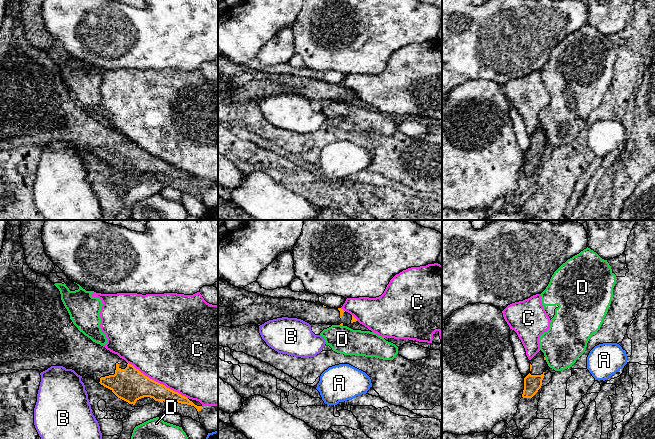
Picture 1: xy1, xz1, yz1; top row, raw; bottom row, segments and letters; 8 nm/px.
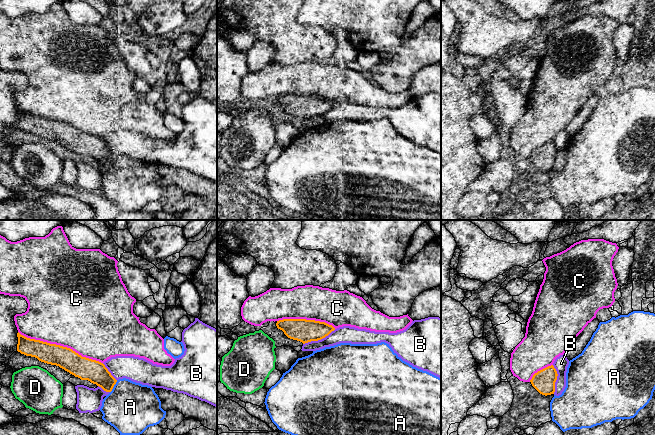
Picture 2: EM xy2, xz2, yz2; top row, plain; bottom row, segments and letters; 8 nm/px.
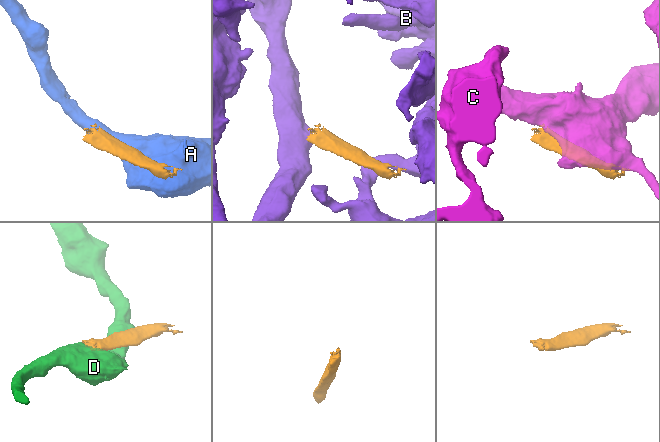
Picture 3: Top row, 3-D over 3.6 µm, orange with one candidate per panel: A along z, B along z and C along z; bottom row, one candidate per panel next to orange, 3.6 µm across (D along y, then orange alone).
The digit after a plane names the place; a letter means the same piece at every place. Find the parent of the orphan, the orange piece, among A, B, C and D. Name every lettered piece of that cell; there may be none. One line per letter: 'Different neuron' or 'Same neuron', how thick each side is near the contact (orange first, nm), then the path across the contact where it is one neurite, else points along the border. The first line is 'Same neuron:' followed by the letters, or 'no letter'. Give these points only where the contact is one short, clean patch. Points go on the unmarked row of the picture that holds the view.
Same neuron: no letter
A: Different neuron. Thickness 180 nm (orange) against 400 nm
B: Different neuron. Thickness 180 nm (orange) against 140 nm
C: Different neuron. Thickness 170 nm (orange) against 500 nm
D: Different neuron. Thickness 20 nm (orange) against 220 nm. Boundary: xz1 (340, 100), (342, 101)

